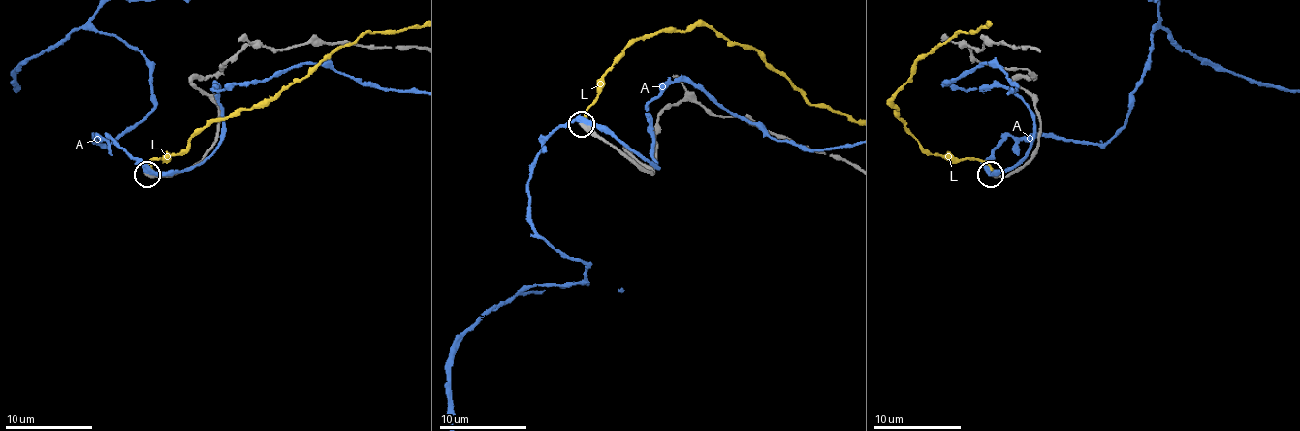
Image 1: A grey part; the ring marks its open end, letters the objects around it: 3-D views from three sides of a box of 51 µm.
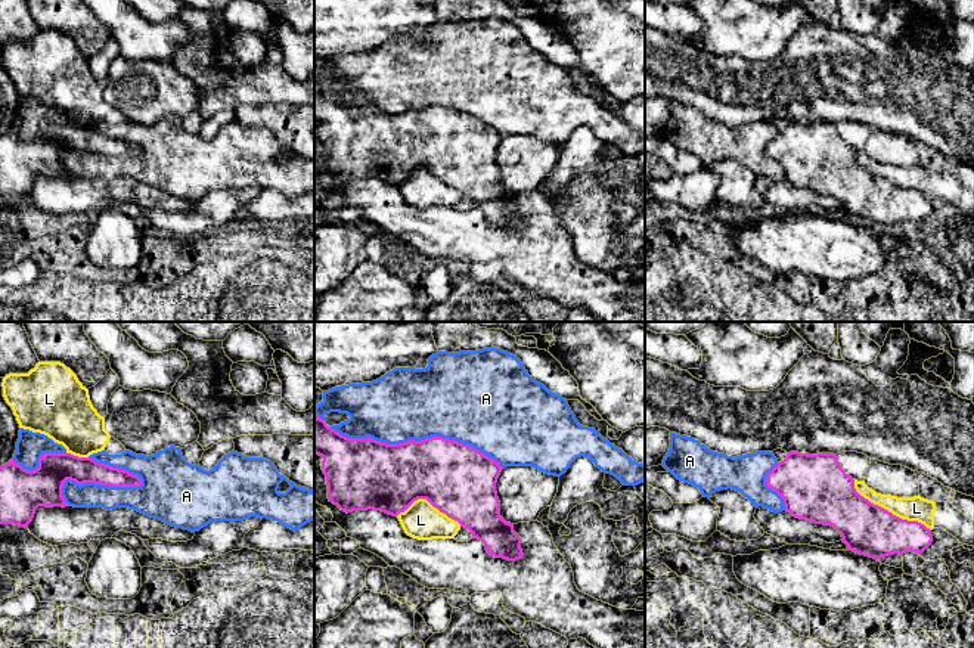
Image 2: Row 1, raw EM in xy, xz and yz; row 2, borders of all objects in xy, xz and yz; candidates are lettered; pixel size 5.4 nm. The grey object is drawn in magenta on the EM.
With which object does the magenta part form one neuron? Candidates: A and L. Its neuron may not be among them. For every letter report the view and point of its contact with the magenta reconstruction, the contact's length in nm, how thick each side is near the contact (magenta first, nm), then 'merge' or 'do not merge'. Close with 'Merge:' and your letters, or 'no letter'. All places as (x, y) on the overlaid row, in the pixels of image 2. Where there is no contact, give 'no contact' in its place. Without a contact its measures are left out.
A: xz (416, 442) | 950 nm | 360/400 nm | do not merge
L: yz (887, 511) | 500 nm | 280/140 nm | do not merge
Merge: no letter

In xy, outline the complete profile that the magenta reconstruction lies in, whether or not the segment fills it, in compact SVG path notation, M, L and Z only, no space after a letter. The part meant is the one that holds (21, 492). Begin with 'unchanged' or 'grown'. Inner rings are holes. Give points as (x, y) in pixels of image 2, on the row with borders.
unchanged; M43 453L38 468L24 469L13 459L0 466L0 524L28 527L38 506L69 506L62 487L66 480L111 487L139 487L142 480L128 471L71 453Z

